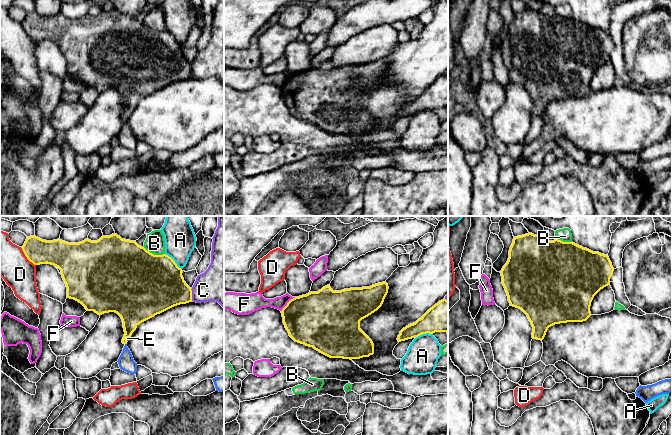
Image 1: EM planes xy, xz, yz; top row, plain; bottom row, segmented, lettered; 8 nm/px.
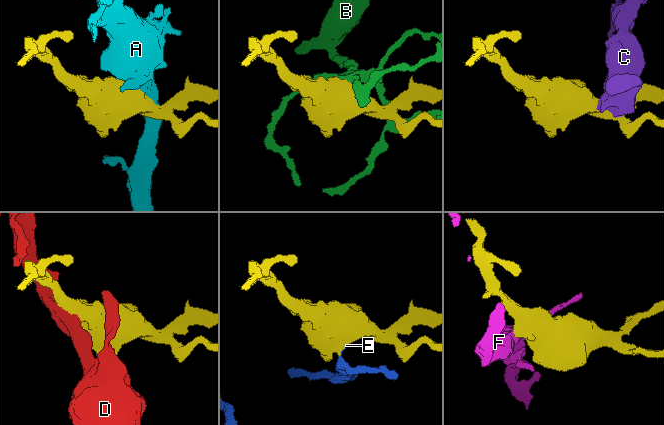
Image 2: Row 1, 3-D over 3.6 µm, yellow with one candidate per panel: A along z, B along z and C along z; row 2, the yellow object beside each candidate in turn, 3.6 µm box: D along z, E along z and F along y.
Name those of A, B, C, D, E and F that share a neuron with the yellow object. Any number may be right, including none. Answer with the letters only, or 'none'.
E

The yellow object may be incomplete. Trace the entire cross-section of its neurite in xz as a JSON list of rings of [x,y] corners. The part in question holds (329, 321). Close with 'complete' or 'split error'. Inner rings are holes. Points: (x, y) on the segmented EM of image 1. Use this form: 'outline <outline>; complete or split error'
outline [[[386,282],[341,291],[333,291],[327,285],[318,292],[291,299],[281,311],[283,323],[295,342],[313,347],[330,358],[351,360],[369,357],[374,354],[374,344],[360,329],[360,321],[382,306],[388,289]]]; complete

